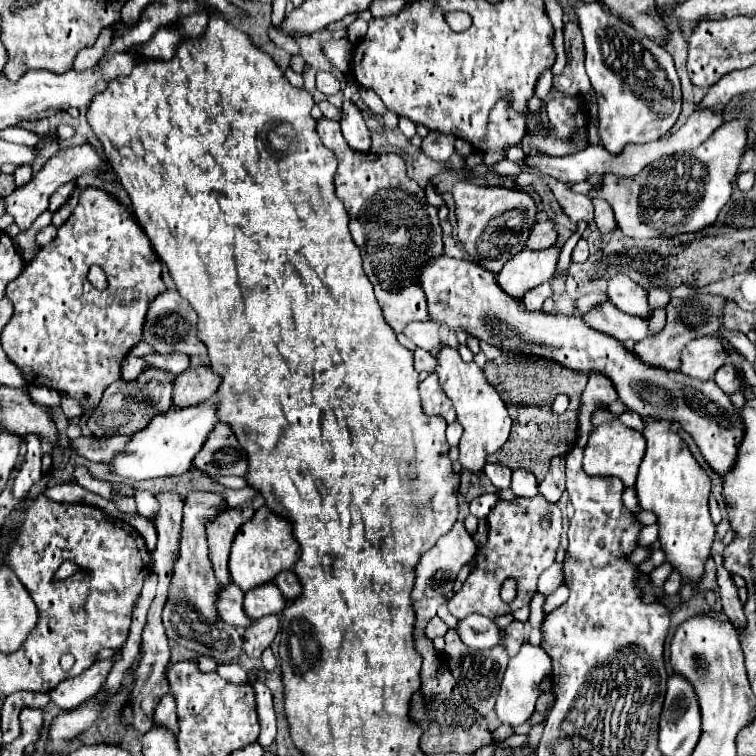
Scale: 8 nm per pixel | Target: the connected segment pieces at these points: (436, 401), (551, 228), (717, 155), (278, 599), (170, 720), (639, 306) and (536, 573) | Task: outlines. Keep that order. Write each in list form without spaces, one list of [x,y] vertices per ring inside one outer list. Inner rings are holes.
[[[429,374],[423,382],[419,382],[419,392],[421,392],[423,412],[425,414],[429,414],[429,416],[443,416],[447,424],[451,424],[455,420],[453,404],[445,396],[445,392],[441,390],[437,374]]]
[[[537,222],[529,234],[527,248],[529,250],[545,250],[557,242],[557,228],[553,222]]]
[[[733,120],[723,126],[719,126],[699,148],[693,148],[689,152],[673,154],[671,158],[659,158],[647,168],[643,168],[637,176],[625,178],[625,176],[603,176],[599,190],[593,190],[591,182],[581,182],[573,184],[571,188],[589,200],[603,198],[611,204],[615,212],[617,226],[623,230],[625,236],[631,236],[635,240],[649,240],[649,238],[659,238],[659,236],[675,236],[681,232],[695,232],[701,228],[711,226],[717,220],[719,210],[727,204],[731,196],[731,184],[737,176],[737,164],[741,160],[743,148],[747,144],[747,134],[745,134],[745,124],[747,120]]]
[[[273,582],[261,584],[261,588],[253,588],[245,592],[243,610],[251,620],[259,620],[269,614],[279,614],[285,608],[285,598],[281,592],[277,592],[277,586]]]
[[[167,692],[155,710],[155,724],[163,724],[171,728],[173,734],[177,734],[177,714],[175,714],[175,696],[173,692]]]
[[[613,274],[607,280],[607,296],[619,310],[633,316],[649,318],[647,290],[639,288],[639,284],[635,284],[629,276]]]
[[[543,496],[535,498],[517,498],[517,502],[497,502],[497,506],[487,516],[489,538],[487,546],[477,552],[477,564],[465,580],[463,588],[449,600],[449,612],[455,618],[465,618],[473,612],[487,618],[497,618],[501,614],[511,614],[517,608],[529,604],[531,596],[537,590],[537,580],[545,568],[555,562],[555,550],[561,536],[561,510],[555,504],[549,504]],[[543,520],[549,520],[549,526],[543,526]],[[505,578],[515,578],[517,596],[511,604],[505,604],[499,598],[501,582]]]

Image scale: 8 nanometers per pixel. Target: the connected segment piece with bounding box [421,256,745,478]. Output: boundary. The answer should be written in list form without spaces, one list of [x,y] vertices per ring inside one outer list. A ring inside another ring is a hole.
[[[449,256],[433,260],[433,264],[421,272],[421,286],[425,288],[429,316],[433,320],[445,322],[453,330],[465,328],[471,336],[497,346],[505,354],[541,356],[581,372],[599,370],[611,378],[619,400],[641,418],[677,418],[719,478],[725,478],[725,474],[735,468],[745,424],[741,412],[733,406],[729,396],[717,388],[715,380],[701,382],[681,376],[677,370],[661,372],[659,368],[645,368],[621,342],[589,328],[581,318],[529,312],[521,300],[513,300],[497,288],[495,274],[471,260],[455,260]]]

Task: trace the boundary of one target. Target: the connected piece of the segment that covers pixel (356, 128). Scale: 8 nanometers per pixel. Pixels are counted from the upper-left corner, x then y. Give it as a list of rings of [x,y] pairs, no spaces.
[[[343,98],[343,106],[341,106],[341,132],[343,138],[347,140],[349,148],[357,150],[357,152],[369,152],[371,146],[371,138],[369,138],[369,130],[363,122],[363,116],[359,112],[359,108]]]

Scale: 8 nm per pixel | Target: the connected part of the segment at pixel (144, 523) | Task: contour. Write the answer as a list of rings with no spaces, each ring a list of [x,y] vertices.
[[[121,514],[121,518],[123,518],[123,520],[127,520],[129,524],[133,524],[133,528],[141,530],[141,534],[143,534],[143,538],[145,538],[147,548],[153,552],[153,548],[155,548],[155,544],[157,544],[157,532],[155,532],[153,522],[151,522],[149,518],[139,516],[139,514],[137,514],[137,516],[131,516],[131,514]]]

